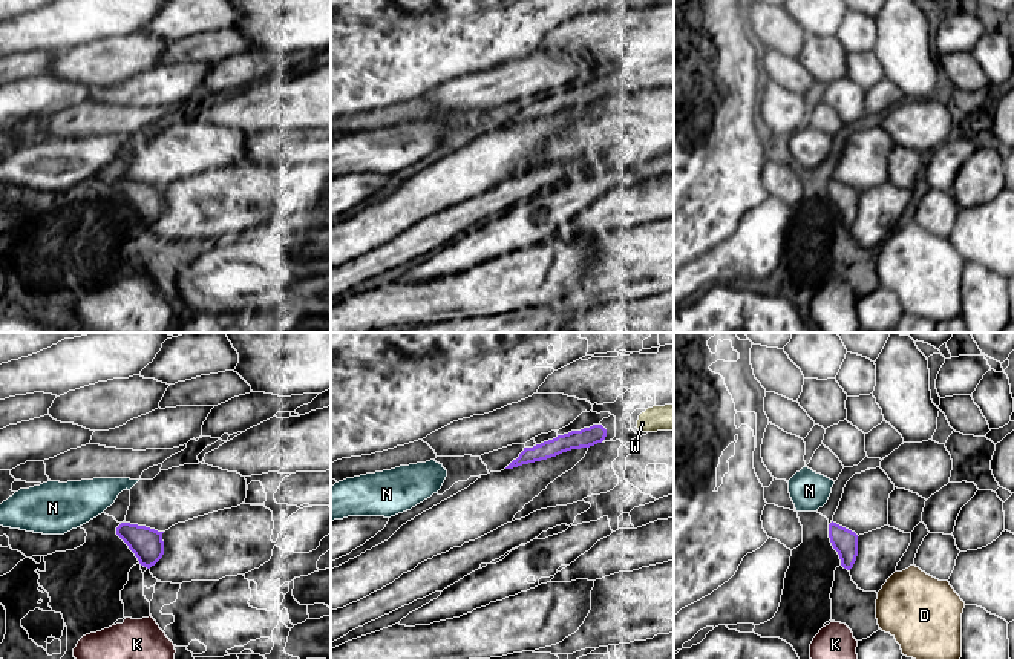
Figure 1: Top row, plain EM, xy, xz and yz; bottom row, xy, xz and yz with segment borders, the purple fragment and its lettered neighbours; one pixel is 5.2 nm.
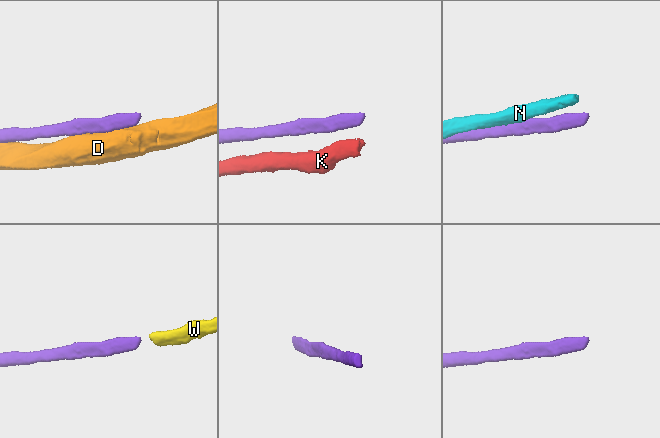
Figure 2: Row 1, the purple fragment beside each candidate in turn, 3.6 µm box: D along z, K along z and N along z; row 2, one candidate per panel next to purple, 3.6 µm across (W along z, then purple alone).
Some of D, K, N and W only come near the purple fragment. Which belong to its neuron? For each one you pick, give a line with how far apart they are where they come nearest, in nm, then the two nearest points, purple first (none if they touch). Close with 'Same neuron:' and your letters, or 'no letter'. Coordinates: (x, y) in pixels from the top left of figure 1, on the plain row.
W: Distance 160 nm. Across: xz (605, 86), (636, 83)
Same neuron: W

